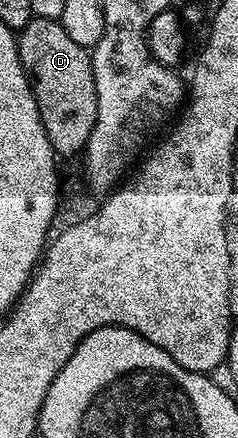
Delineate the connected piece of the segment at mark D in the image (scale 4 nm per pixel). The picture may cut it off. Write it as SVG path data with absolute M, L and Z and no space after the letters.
M34 16L33 21L20 29L17 36L17 49L21 65L29 75L29 84L33 87L35 102L39 106L39 114L43 126L47 130L47 138L51 142L54 153L58 157L73 156L84 149L91 138L91 130L97 121L97 91L93 77L93 57L79 42L75 42L63 30L60 20L48 20L42 16Z

